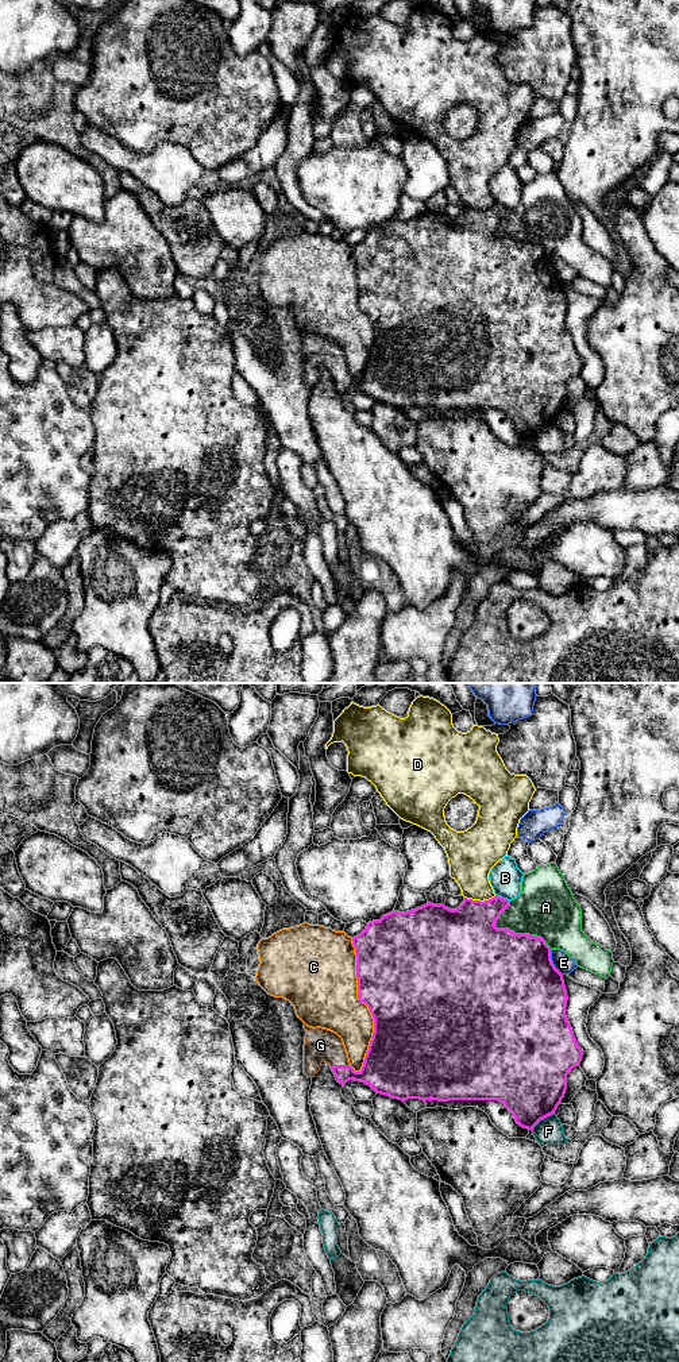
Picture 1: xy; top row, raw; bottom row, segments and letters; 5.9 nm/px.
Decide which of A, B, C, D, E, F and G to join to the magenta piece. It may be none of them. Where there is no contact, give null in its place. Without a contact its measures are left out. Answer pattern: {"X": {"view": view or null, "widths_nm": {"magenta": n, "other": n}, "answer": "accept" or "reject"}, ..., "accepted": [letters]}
{"A": {"view": "xy", "widths_nm": {"magenta": 500, "other": 360}, "answer": "reject"}, "B": {"view": "xy", "widths_nm": {"magenta": 280, "other": 190}, "answer": "reject"}, "C": {"view": "xy", "widths_nm": {"magenta": 500, "other": 380}, "answer": "reject"}, "D": {"view": "xy", "widths_nm": {"magenta": 380, "other": 260}, "answer": "reject"}, "E": {"view": "xy", "widths_nm": {"magenta": 500, "other": 110}, "answer": "reject"}, "F": {"view": "xy", "widths_nm": {"magenta": 440, "other": 160}, "answer": "reject"}, "G": {"view": "xy", "widths_nm": {"magenta": 220, "other": 190}, "answer": "accept"}, "accepted": ["G"]}

